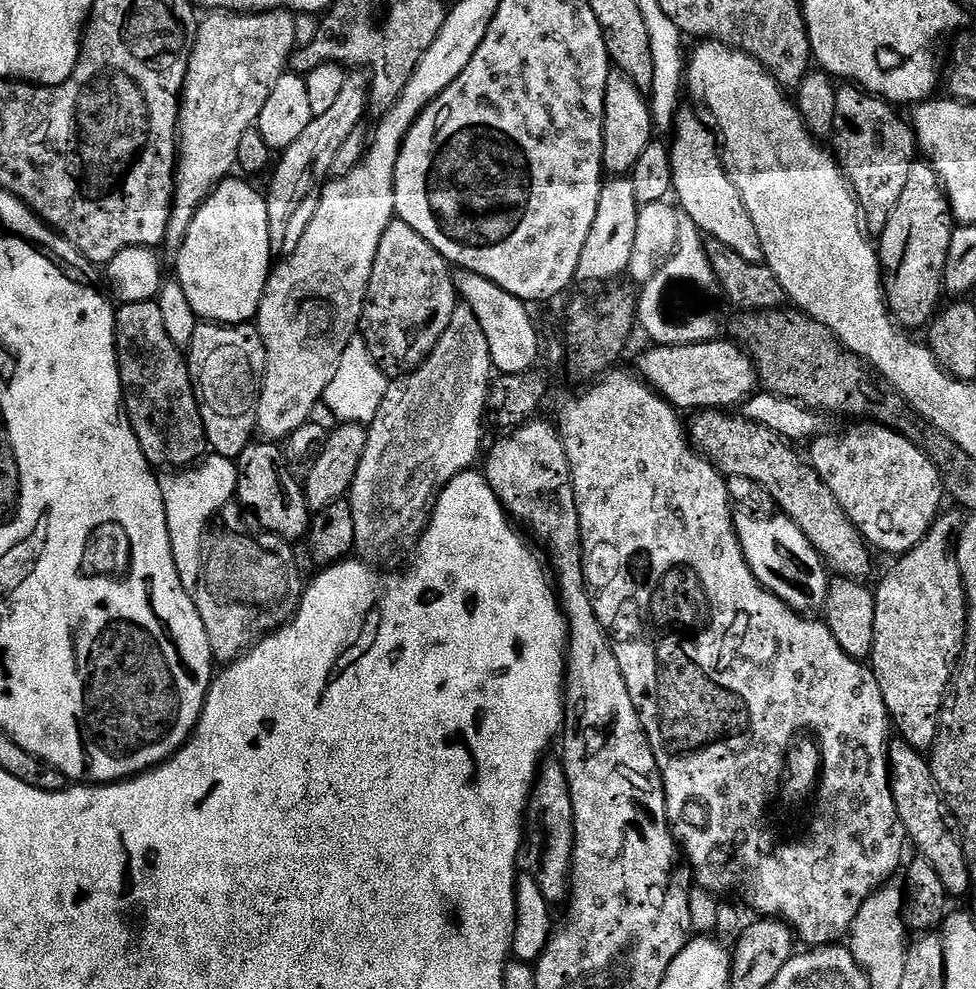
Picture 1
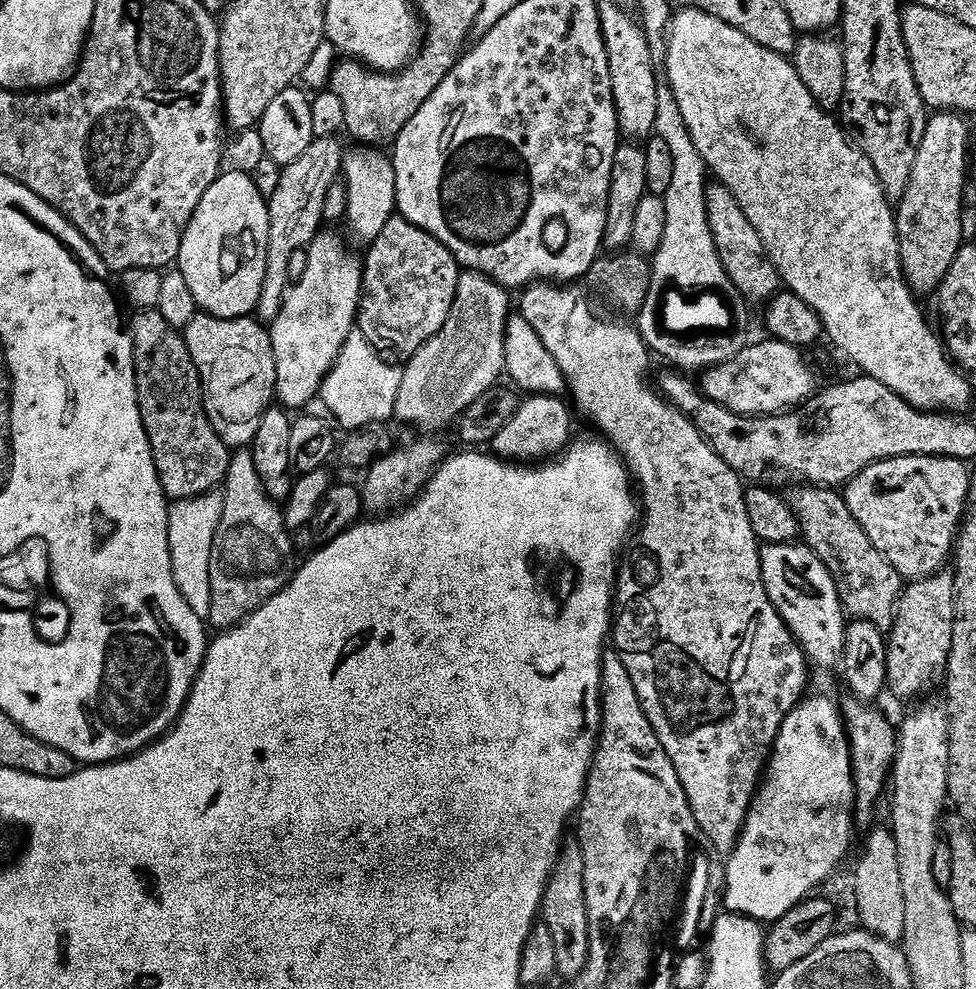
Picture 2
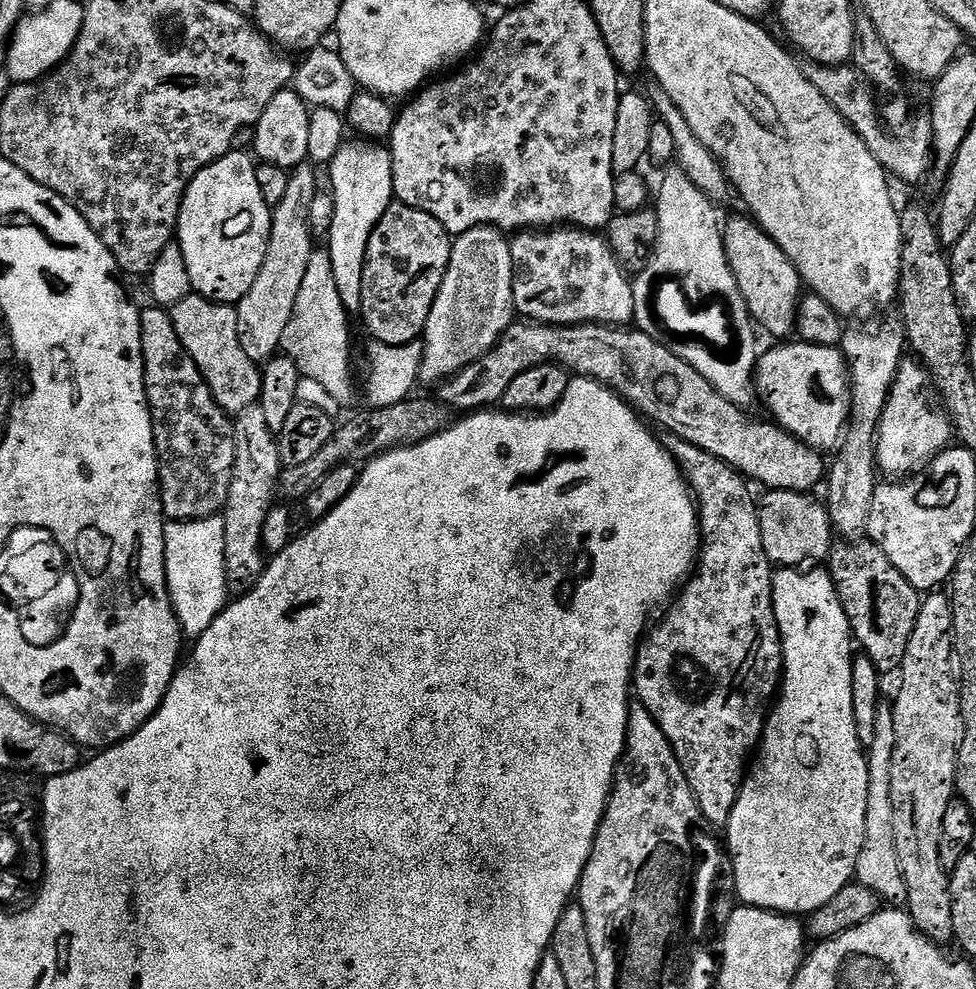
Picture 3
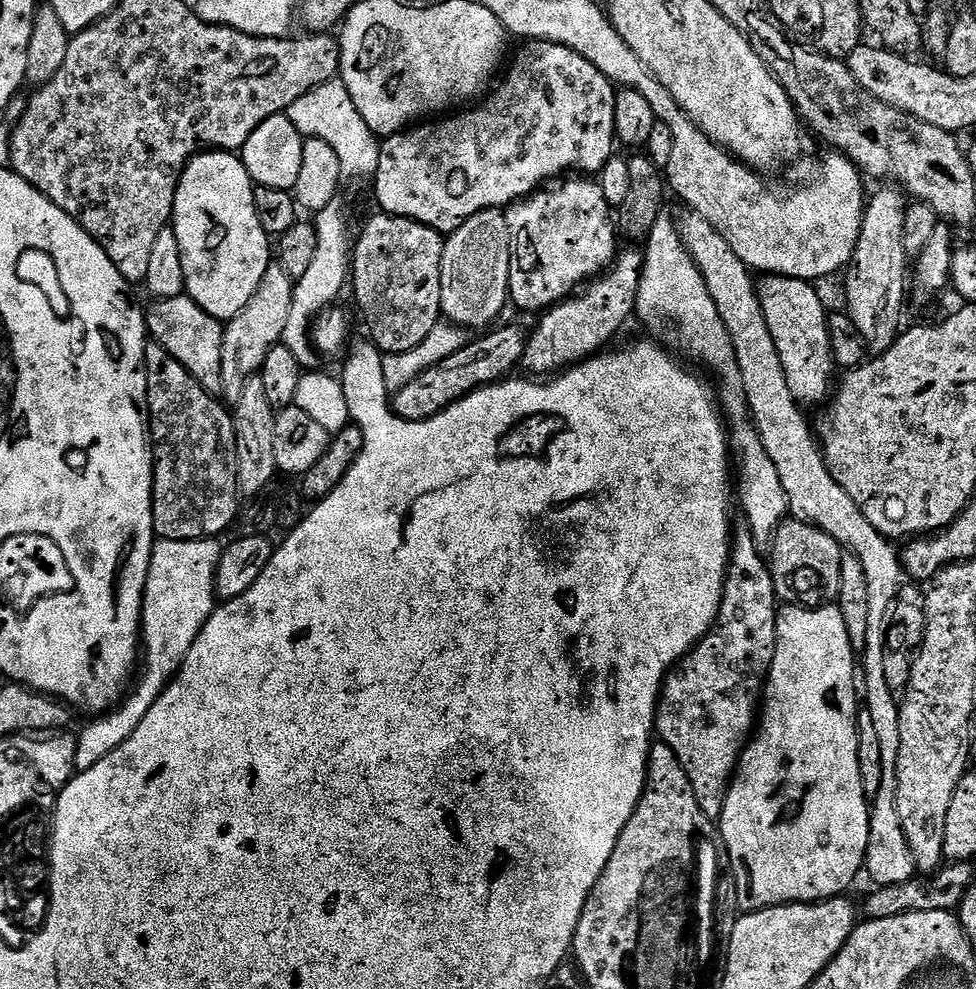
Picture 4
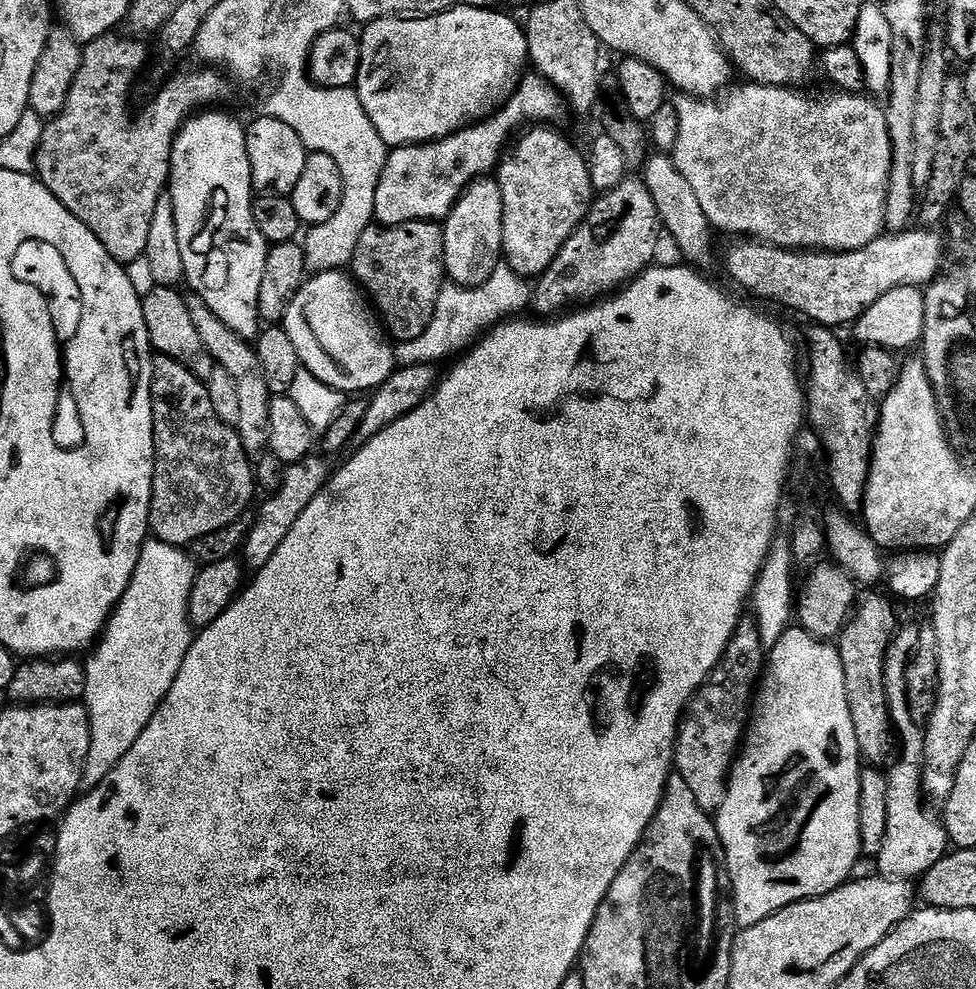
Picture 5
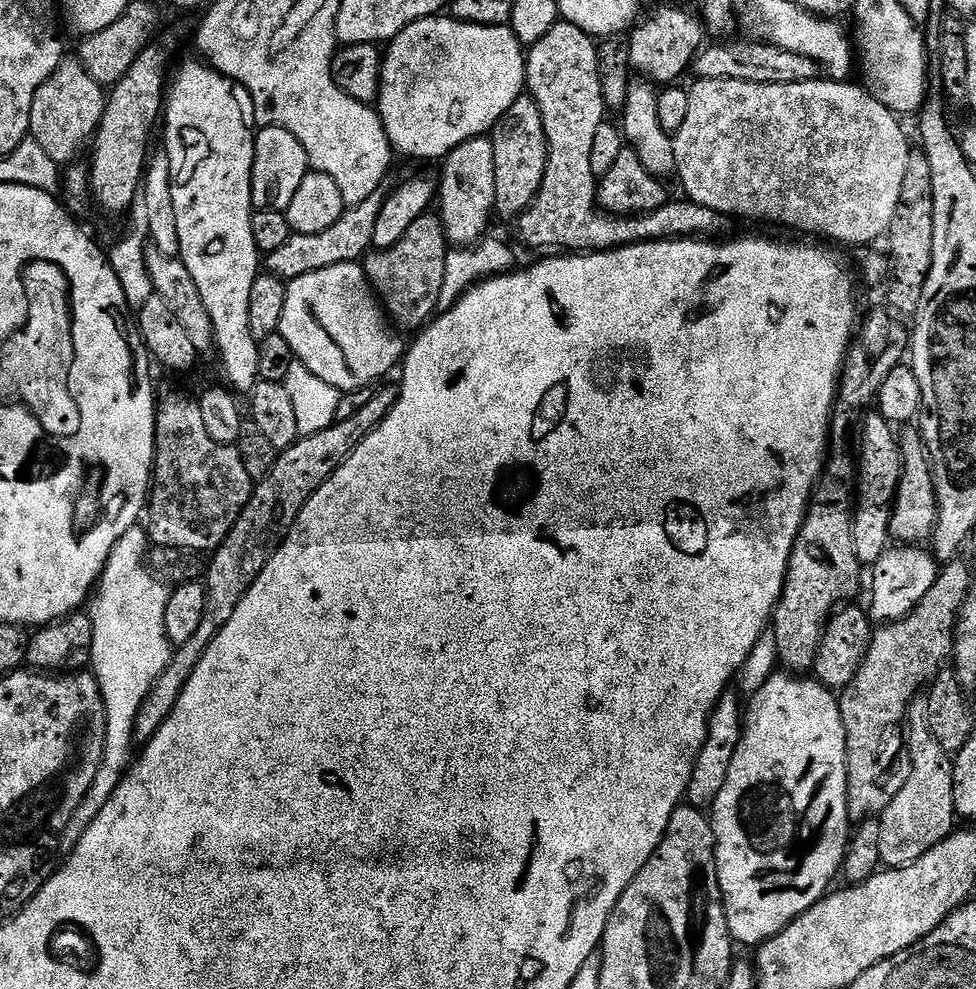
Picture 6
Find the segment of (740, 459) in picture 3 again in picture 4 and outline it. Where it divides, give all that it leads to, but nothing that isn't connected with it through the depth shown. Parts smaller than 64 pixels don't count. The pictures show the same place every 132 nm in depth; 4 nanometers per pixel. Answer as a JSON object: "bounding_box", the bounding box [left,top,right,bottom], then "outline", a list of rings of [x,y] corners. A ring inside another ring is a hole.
{"bounding_box":[390,324,526,422],"outline":[[[508,324],[505,326],[505,328],[497,327],[495,330],[497,332],[489,331],[487,334],[489,336],[484,336],[481,338],[481,340],[476,340],[473,342],[465,343],[463,348],[459,348],[457,352],[454,354],[450,354],[450,358],[442,358],[442,362],[438,362],[434,366],[430,366],[427,368],[422,374],[418,374],[418,378],[414,378],[414,382],[406,382],[406,386],[402,386],[402,390],[398,390],[394,393],[394,395],[391,397],[390,403],[392,405],[393,412],[396,413],[397,416],[401,416],[403,420],[409,420],[410,422],[422,422],[423,420],[429,420],[431,416],[436,416],[439,414],[439,412],[445,412],[445,410],[448,409],[449,406],[452,404],[457,404],[463,396],[468,396],[470,393],[475,392],[478,388],[487,388],[490,384],[499,384],[501,380],[511,377],[513,375],[512,372],[515,370],[515,368],[518,368],[518,365],[523,361],[524,359],[524,345],[526,343],[526,332],[523,332],[522,329],[519,328],[516,324]]]}

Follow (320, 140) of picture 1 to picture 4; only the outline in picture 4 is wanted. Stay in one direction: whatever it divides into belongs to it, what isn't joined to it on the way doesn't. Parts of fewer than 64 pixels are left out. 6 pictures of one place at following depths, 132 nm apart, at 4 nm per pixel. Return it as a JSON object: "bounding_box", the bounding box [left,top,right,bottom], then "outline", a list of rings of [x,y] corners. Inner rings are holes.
{"bounding_box":[222,262,295,406],"outline":[[[278,262],[269,263],[266,274],[262,274],[262,282],[258,282],[258,290],[254,290],[254,298],[250,298],[248,305],[234,319],[227,321],[222,342],[222,396],[229,405],[235,406],[238,398],[242,398],[246,382],[259,373],[266,362],[266,354],[283,341],[295,289],[292,276],[286,274],[284,267]]]}

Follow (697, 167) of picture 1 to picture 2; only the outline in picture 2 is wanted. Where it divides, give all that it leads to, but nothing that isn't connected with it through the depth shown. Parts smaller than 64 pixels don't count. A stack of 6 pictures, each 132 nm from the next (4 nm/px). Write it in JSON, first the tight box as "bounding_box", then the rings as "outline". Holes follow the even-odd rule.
{"bounding_box":[706,183,782,302],"outline":[[[713,183],[706,192],[706,212],[716,249],[720,251],[720,261],[723,262],[726,274],[732,279],[734,286],[738,286],[744,299],[749,302],[772,300],[782,288],[780,272],[768,259],[762,238],[758,230],[754,230],[750,218],[746,218],[738,198],[734,198],[732,191],[723,184]]]}

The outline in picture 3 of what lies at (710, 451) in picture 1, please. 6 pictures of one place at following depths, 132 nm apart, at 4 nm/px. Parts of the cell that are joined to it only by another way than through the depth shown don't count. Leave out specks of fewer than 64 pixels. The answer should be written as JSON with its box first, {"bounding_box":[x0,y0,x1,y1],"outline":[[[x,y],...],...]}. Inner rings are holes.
{"bounding_box":[830,543,921,673],"outline":[[[840,543],[832,549],[830,575],[842,602],[842,610],[852,627],[855,643],[864,647],[861,648],[863,655],[874,662],[879,672],[895,673],[904,662],[910,634],[914,634],[914,626],[918,622],[921,593],[902,578],[894,562],[890,562],[876,544]]]}

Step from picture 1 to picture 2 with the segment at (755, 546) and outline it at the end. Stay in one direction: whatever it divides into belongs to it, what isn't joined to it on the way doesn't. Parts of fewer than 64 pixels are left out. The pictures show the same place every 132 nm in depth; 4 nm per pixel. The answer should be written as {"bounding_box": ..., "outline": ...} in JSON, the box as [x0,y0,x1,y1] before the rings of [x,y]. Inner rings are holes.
{"bounding_box":[760,542,846,669],"outline":[[[800,542],[764,544],[760,549],[760,565],[766,594],[800,641],[809,665],[813,669],[832,668],[835,664],[837,667],[844,655],[846,613],[830,570],[826,570],[811,548]]]}

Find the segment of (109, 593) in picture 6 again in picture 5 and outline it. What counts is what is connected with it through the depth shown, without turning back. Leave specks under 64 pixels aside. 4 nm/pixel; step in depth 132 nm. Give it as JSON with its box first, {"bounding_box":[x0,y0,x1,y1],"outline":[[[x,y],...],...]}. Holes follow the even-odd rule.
{"bounding_box":[81,538,197,789],"outline":[[[155,538],[145,540],[140,547],[140,557],[130,584],[116,603],[98,643],[91,649],[92,657],[84,664],[86,690],[82,703],[90,722],[90,754],[82,774],[81,789],[98,786],[98,782],[102,782],[102,778],[106,778],[106,774],[130,754],[130,746],[138,742],[142,730],[146,730],[150,718],[154,718],[164,703],[170,686],[174,686],[174,678],[178,678],[178,670],[182,670],[182,662],[194,639],[194,629],[188,621],[188,598],[197,571],[192,556],[183,547]]]}

